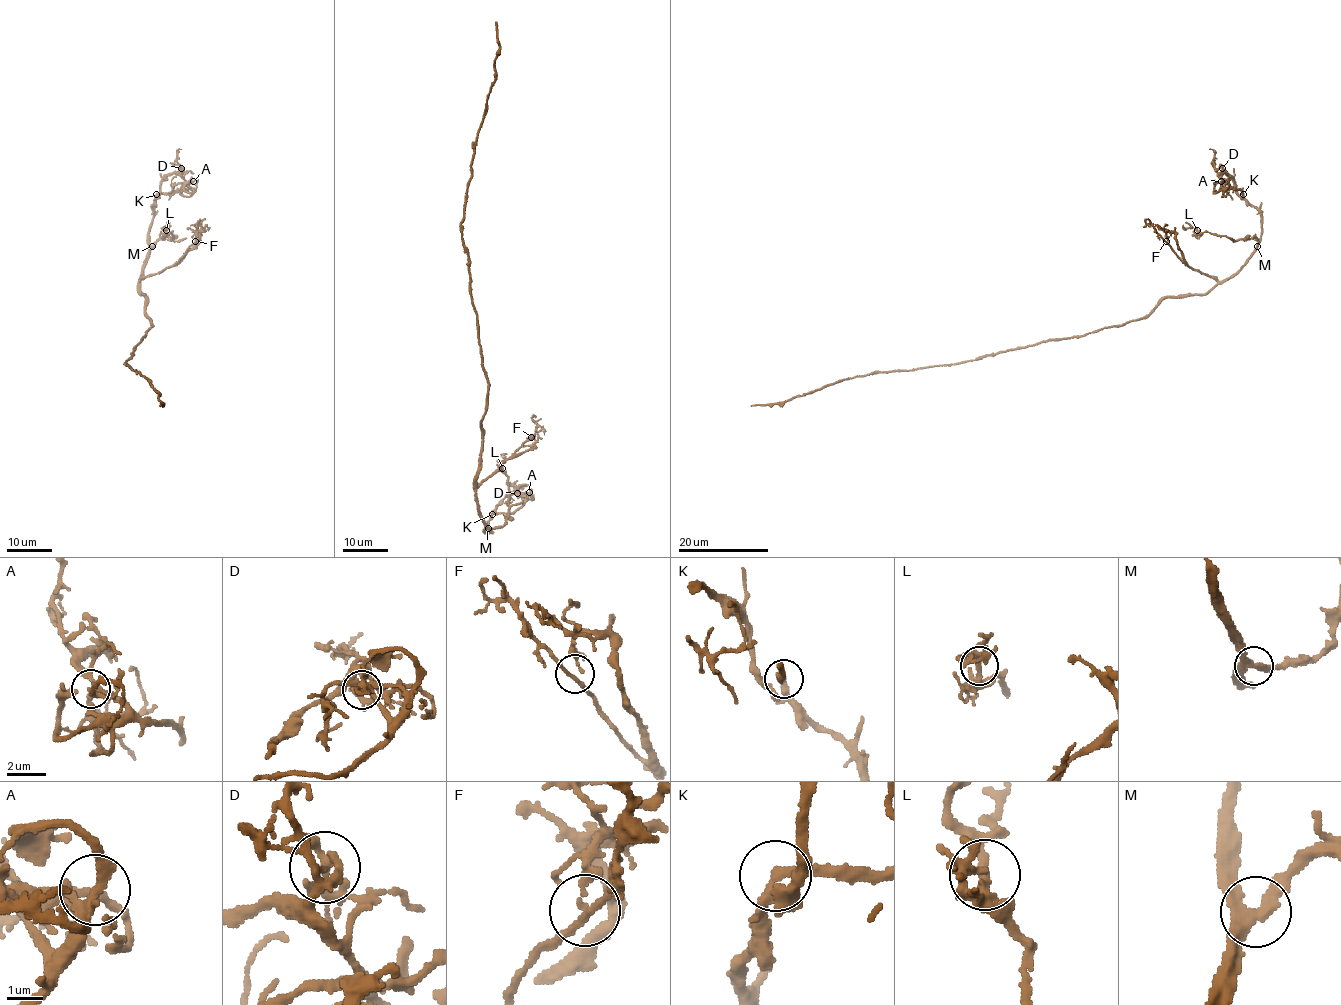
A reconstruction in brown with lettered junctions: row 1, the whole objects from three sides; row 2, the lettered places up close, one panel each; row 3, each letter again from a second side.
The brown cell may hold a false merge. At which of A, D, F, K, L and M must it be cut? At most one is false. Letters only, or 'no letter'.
no letter

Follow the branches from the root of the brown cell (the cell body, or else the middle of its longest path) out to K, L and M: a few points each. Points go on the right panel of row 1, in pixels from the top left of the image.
K: (1081, 335), (1142, 319), (1167, 297), (1203, 295), (1228, 280), (1250, 255), (1262, 231), (1261, 213), (1243, 194)
L: (1081, 335), (1142, 319), (1167, 297), (1207, 294), (1228, 280), (1257, 245), (1255, 237), (1232, 240), (1197, 230)
M: (1081, 335), (1142, 319), (1167, 297), (1207, 294), (1228, 280), (1257, 246)

